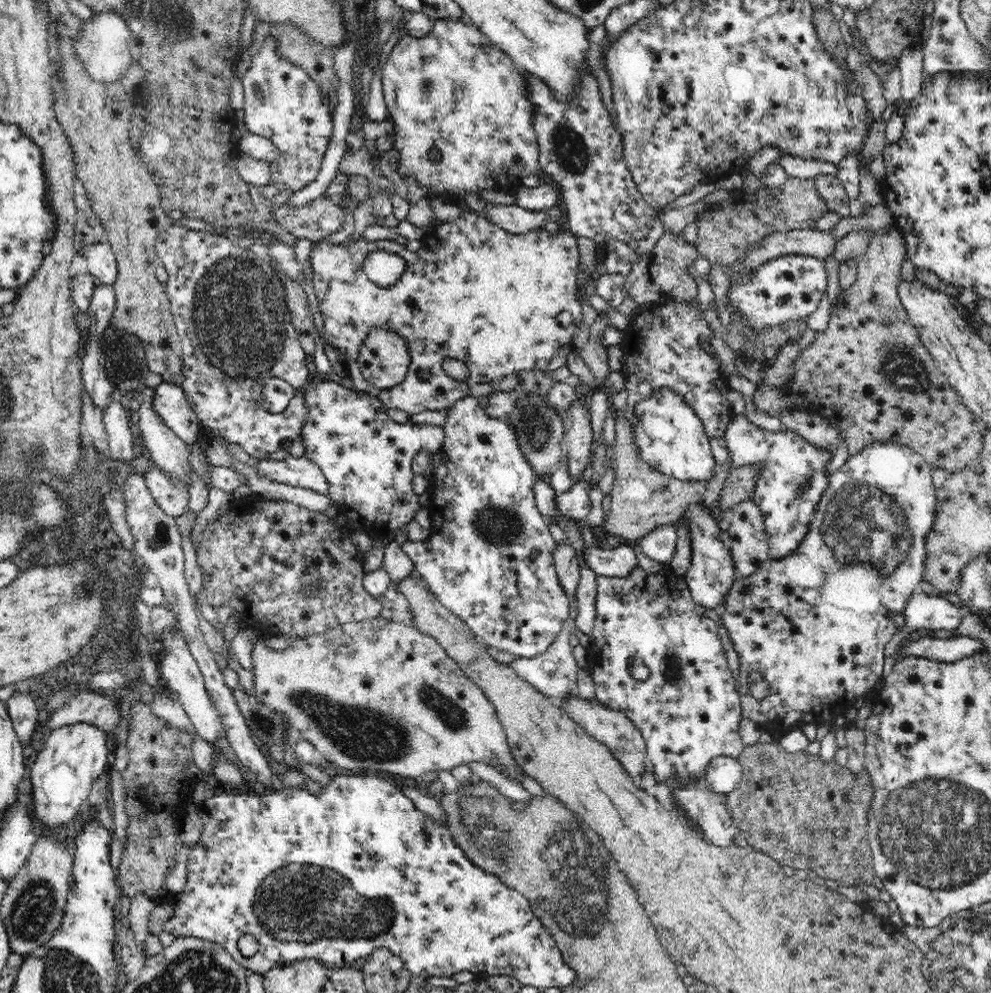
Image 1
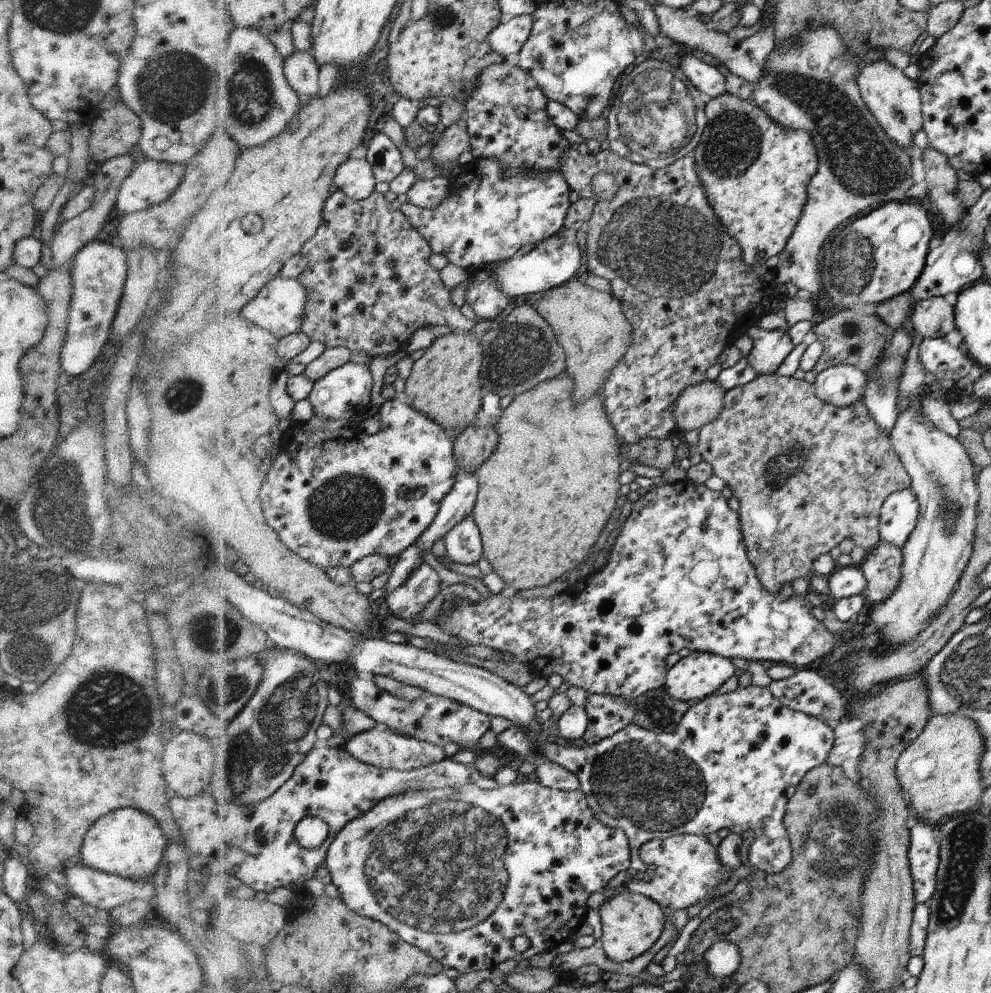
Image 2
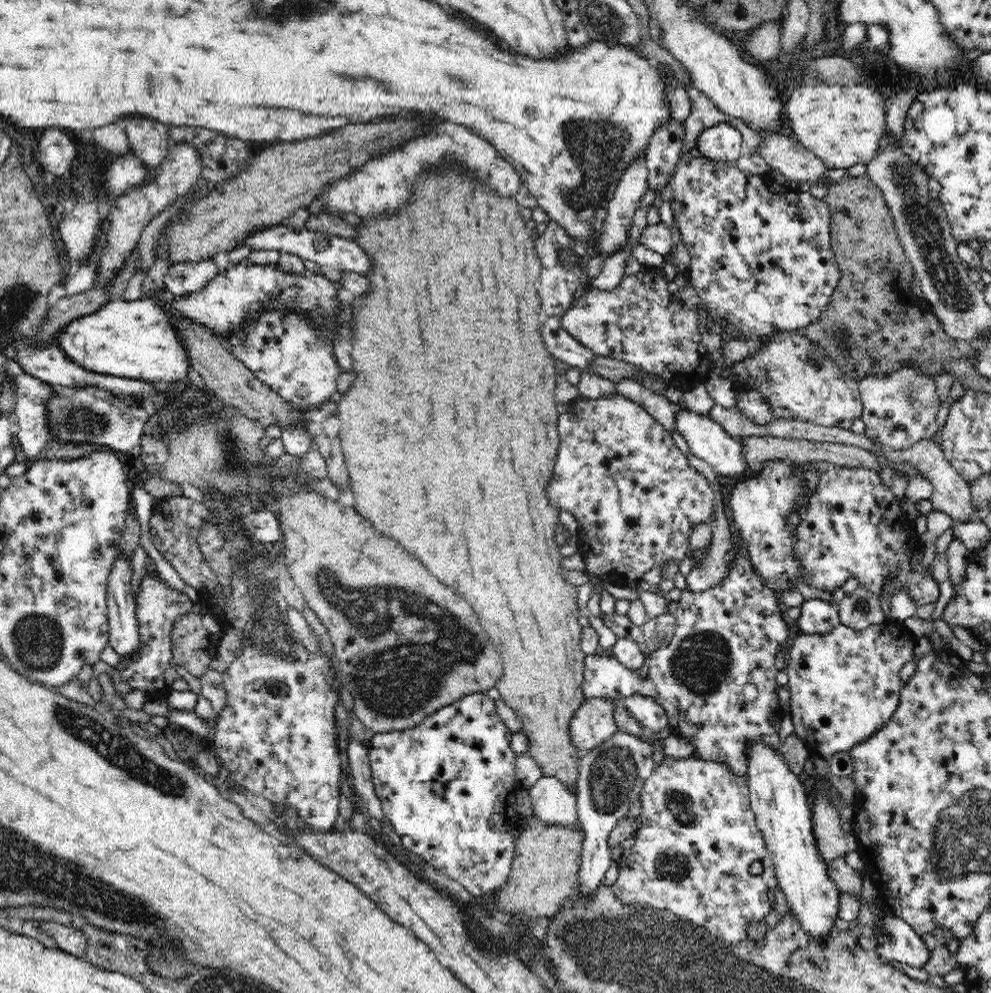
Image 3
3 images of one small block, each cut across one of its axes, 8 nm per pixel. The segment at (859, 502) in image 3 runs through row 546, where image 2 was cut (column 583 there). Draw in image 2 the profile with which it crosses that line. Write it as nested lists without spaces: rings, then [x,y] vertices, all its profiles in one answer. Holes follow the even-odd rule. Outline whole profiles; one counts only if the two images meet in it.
[[[523,778],[509,785],[500,785],[493,789],[481,789],[476,785],[466,785],[463,789],[410,789],[399,795],[392,795],[380,801],[360,818],[346,825],[346,828],[331,846],[327,868],[332,882],[340,890],[342,899],[357,913],[387,924],[393,931],[414,946],[419,946],[434,958],[442,961],[446,968],[457,969],[461,974],[493,970],[504,960],[512,958],[516,962],[526,960],[540,952],[554,950],[562,944],[562,938],[574,934],[586,916],[586,900],[590,894],[602,891],[606,884],[622,870],[631,866],[630,840],[622,829],[606,826],[597,819],[587,803],[587,795],[579,788],[563,791],[542,786],[539,782],[527,782]],[[524,934],[530,940],[530,947],[523,953],[516,952],[512,940]]]

